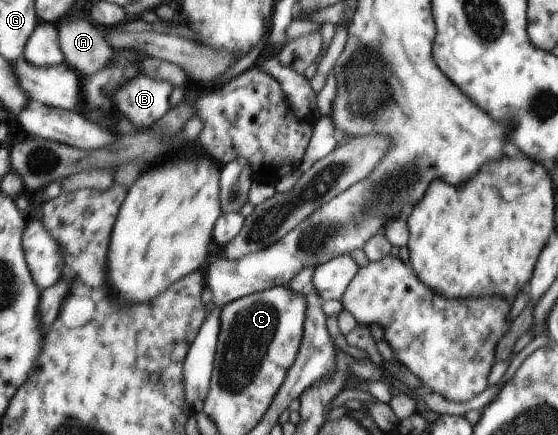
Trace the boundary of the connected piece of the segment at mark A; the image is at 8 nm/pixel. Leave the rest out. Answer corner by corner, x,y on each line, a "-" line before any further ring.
79,18
74,21
69,20
66,24
57,25
65,62
77,72
82,72
84,78
104,70
116,58
116,49
107,44
104,32
90,19

